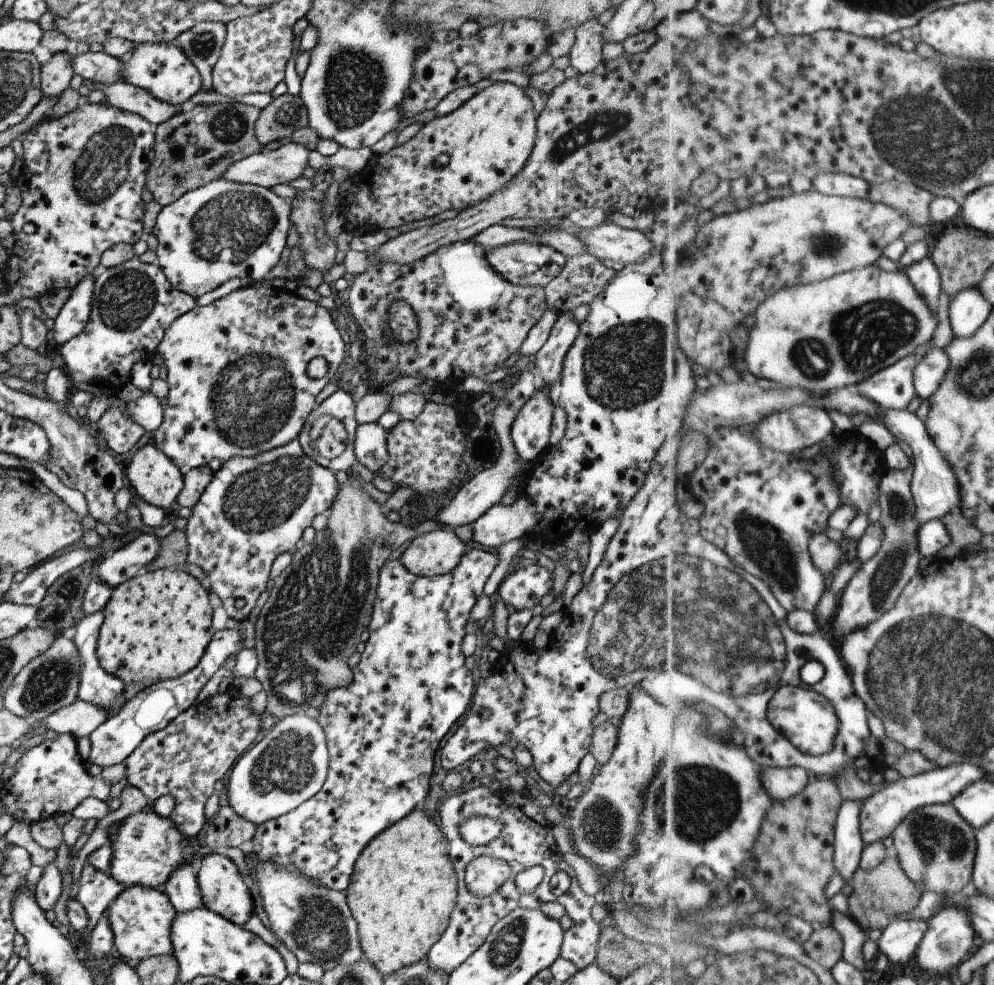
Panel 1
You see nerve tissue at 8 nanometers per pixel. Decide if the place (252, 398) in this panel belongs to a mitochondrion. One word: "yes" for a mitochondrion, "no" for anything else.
yes

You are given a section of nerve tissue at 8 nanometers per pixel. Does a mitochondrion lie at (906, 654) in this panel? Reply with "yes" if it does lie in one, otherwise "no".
yes

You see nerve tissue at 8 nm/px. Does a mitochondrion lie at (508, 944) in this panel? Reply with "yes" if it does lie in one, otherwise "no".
yes

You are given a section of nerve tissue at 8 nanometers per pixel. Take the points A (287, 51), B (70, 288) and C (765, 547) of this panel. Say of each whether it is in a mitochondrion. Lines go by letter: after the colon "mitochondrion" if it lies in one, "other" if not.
A: other
B: other
C: mitochondrion

